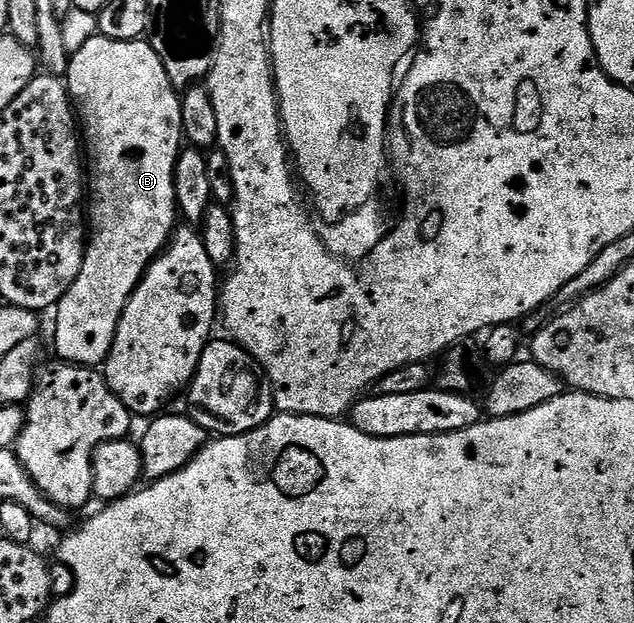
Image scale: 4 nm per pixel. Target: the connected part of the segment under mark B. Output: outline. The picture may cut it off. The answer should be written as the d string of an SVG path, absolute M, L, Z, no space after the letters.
M100 33L71 55L67 86L83 132L84 150L93 160L87 163L91 172L91 194L87 199L88 231L83 269L79 269L79 277L75 277L71 289L67 289L55 308L57 332L53 335L53 347L58 360L96 368L109 356L131 293L145 270L164 251L179 219L173 174L177 156L183 150L181 100L178 88L171 85L167 69L163 69L163 61L159 61L150 43L141 39L115 41Z

